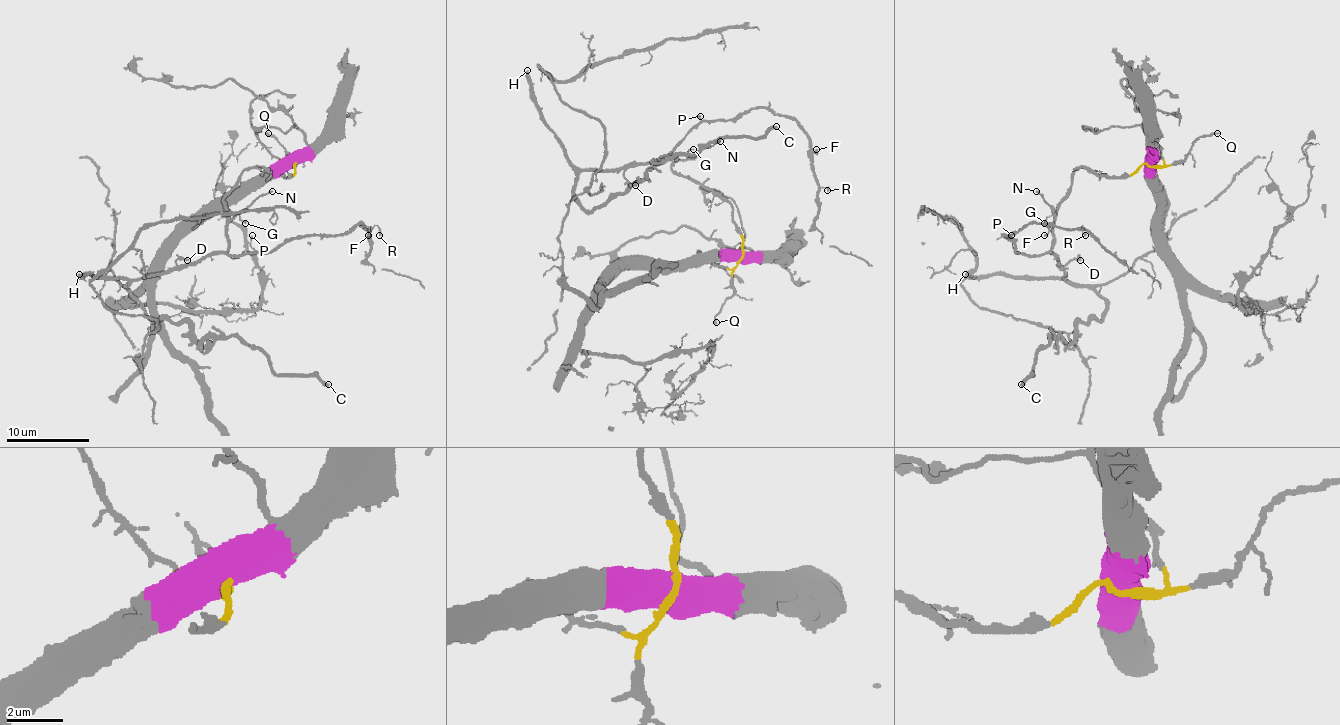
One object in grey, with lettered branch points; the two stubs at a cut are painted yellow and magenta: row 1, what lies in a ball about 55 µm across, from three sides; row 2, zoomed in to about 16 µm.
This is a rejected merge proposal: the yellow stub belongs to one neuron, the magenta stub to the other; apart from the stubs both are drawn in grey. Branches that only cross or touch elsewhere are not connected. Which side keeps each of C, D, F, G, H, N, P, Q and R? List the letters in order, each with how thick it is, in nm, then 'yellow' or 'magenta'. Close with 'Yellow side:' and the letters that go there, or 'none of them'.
C: 340 nm | yellow
D: 150 nm | yellow
F: 140 nm | yellow
G: 130 nm | yellow
H: 300 nm | yellow
N: 130 nm | yellow
P: 130 nm | yellow
Q: 180 nm | yellow
R: 150 nm | yellow
Yellow side: C, D, F, G, H, N, P, Q, R

